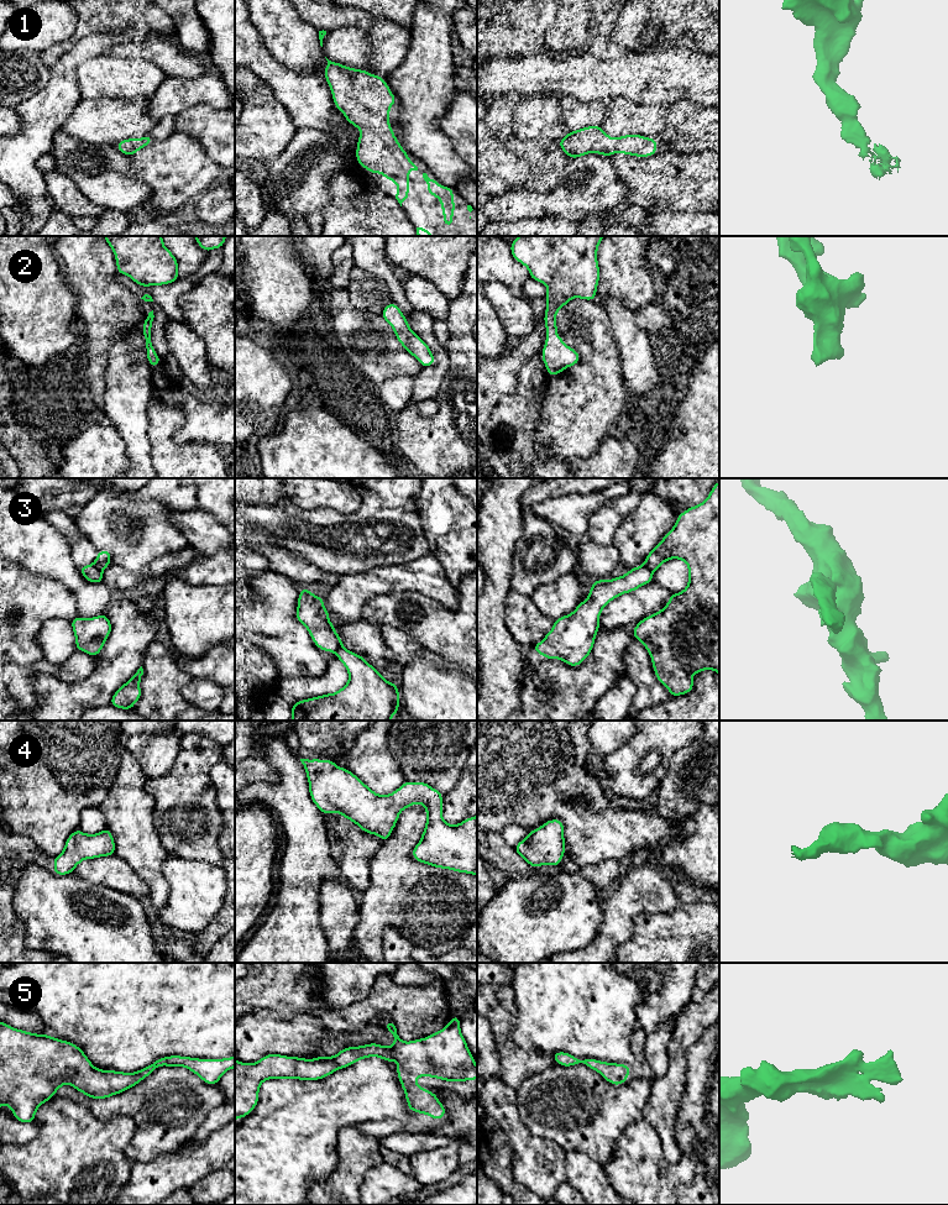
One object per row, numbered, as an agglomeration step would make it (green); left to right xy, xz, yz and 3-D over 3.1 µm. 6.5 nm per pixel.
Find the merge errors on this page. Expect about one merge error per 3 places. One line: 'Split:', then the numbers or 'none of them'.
Split: 3

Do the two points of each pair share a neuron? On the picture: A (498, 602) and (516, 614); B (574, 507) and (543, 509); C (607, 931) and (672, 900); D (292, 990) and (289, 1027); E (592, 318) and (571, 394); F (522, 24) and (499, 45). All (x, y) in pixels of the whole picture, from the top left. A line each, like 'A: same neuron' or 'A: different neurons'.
A: different neurons
B: same neuron
C: same neuron
D: different neurons
E: same neuron
F: same neuron

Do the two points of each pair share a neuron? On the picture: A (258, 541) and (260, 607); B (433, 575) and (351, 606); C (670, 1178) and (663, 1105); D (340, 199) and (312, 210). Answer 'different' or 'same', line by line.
A: different
B: same
C: different
D: different

